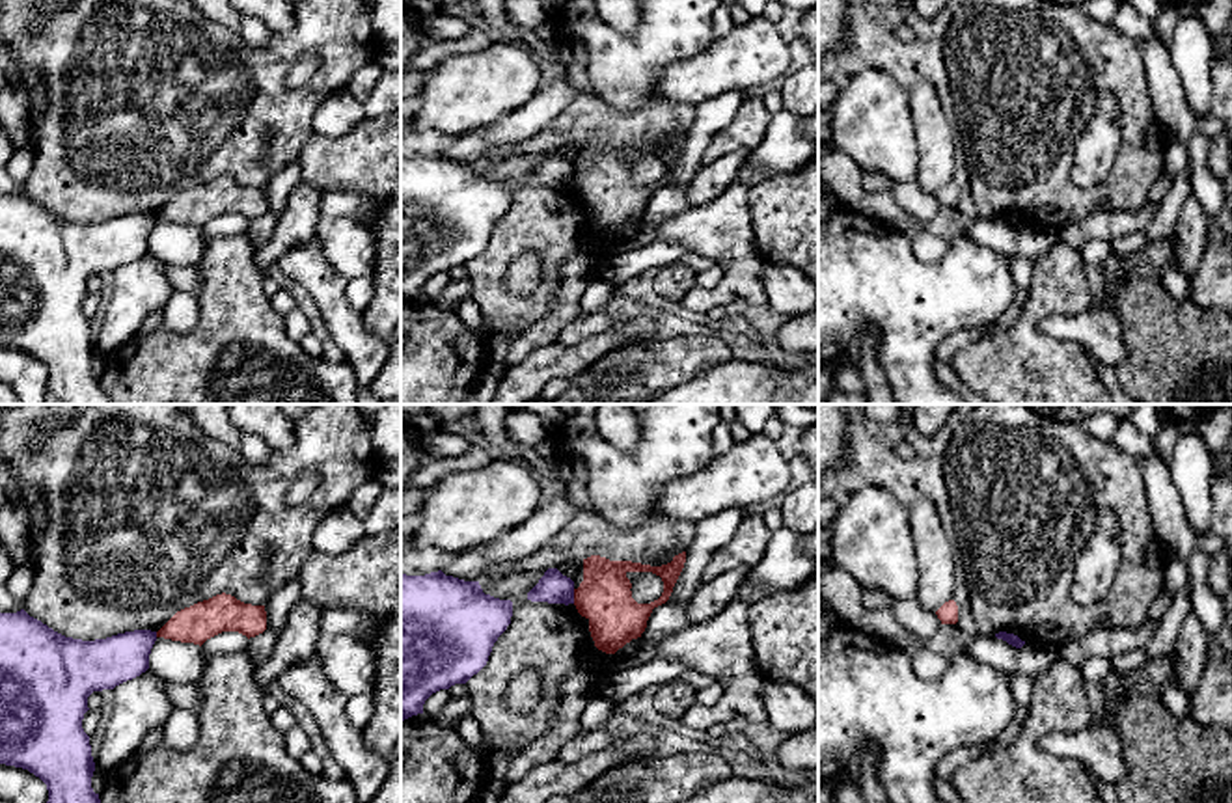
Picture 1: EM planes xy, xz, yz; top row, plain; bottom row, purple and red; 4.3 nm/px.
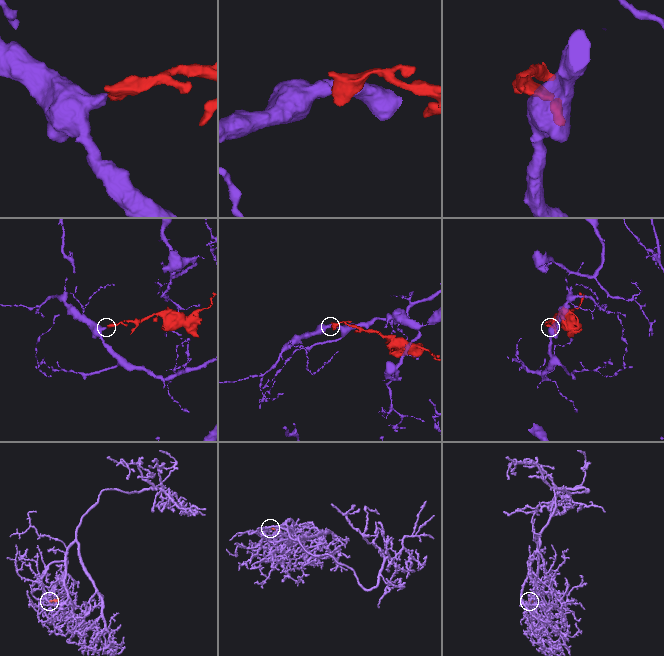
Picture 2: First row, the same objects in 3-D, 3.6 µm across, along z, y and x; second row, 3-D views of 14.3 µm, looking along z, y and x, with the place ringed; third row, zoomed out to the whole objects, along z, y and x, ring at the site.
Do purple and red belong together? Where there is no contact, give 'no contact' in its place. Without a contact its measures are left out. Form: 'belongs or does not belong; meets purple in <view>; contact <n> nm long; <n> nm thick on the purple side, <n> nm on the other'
does not belong; meets purple in xz; contact 60 nm long; 140 nm thick on the purple side, 240 nm on the other

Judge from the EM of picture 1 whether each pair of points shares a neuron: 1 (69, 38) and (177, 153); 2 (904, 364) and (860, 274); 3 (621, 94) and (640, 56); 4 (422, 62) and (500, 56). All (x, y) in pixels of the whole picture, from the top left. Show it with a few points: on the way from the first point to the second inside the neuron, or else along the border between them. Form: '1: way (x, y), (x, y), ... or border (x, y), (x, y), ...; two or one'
1: way (99, 66), (136, 103), (136, 112), (148, 123); one
2: way (904, 341), (904, 319), (882, 297); one
3: way (623, 84), (623, 73), (630, 66); one
4: border (483, 47), (472, 53), (450, 54), (425, 73); two

